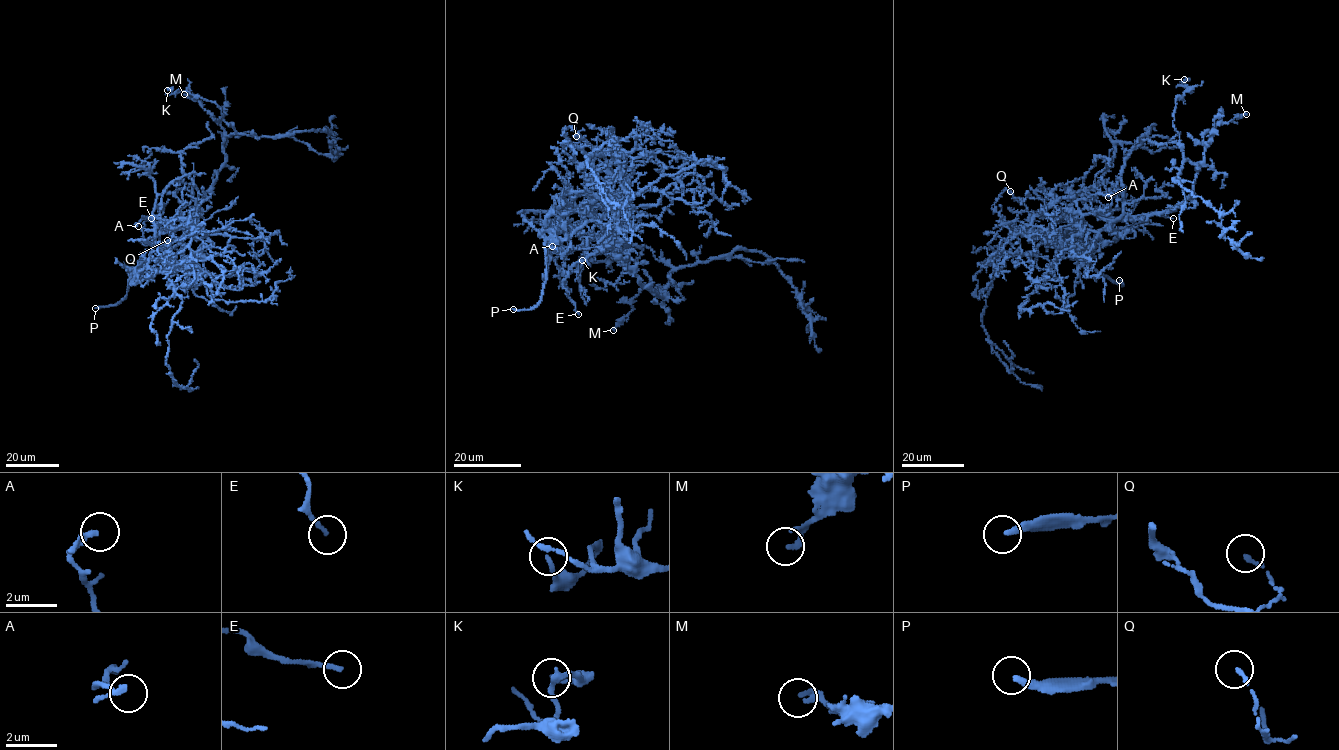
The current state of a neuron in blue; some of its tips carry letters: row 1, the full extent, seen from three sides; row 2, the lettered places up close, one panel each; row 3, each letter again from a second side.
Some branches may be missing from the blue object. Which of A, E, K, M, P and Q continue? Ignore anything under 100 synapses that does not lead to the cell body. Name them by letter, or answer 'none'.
P

